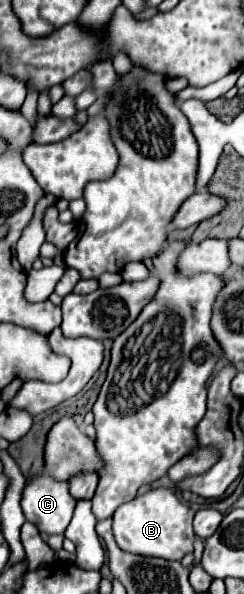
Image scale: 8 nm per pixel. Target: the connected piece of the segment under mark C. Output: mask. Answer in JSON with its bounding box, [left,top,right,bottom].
[21,477,77,535]

